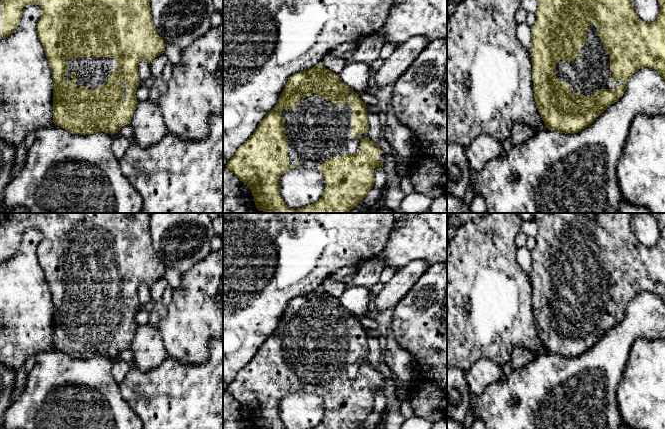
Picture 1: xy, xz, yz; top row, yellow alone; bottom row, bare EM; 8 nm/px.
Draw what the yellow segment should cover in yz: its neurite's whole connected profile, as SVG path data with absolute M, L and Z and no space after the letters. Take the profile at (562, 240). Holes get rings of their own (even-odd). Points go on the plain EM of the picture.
M533 213L538 232L536 245L531 251L531 272L529 274L532 287L533 316L535 327L545 352L564 357L578 357L594 346L608 330L618 325L625 316L628 304L643 291L656 294L665 304L665 213L647 213L657 220L660 236L656 244L646 247L639 242L631 229L631 219L635 213Z

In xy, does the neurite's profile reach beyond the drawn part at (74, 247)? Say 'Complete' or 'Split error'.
Split error

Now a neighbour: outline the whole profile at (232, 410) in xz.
M223 394L223 429L244 429L241 405L230 394Z

